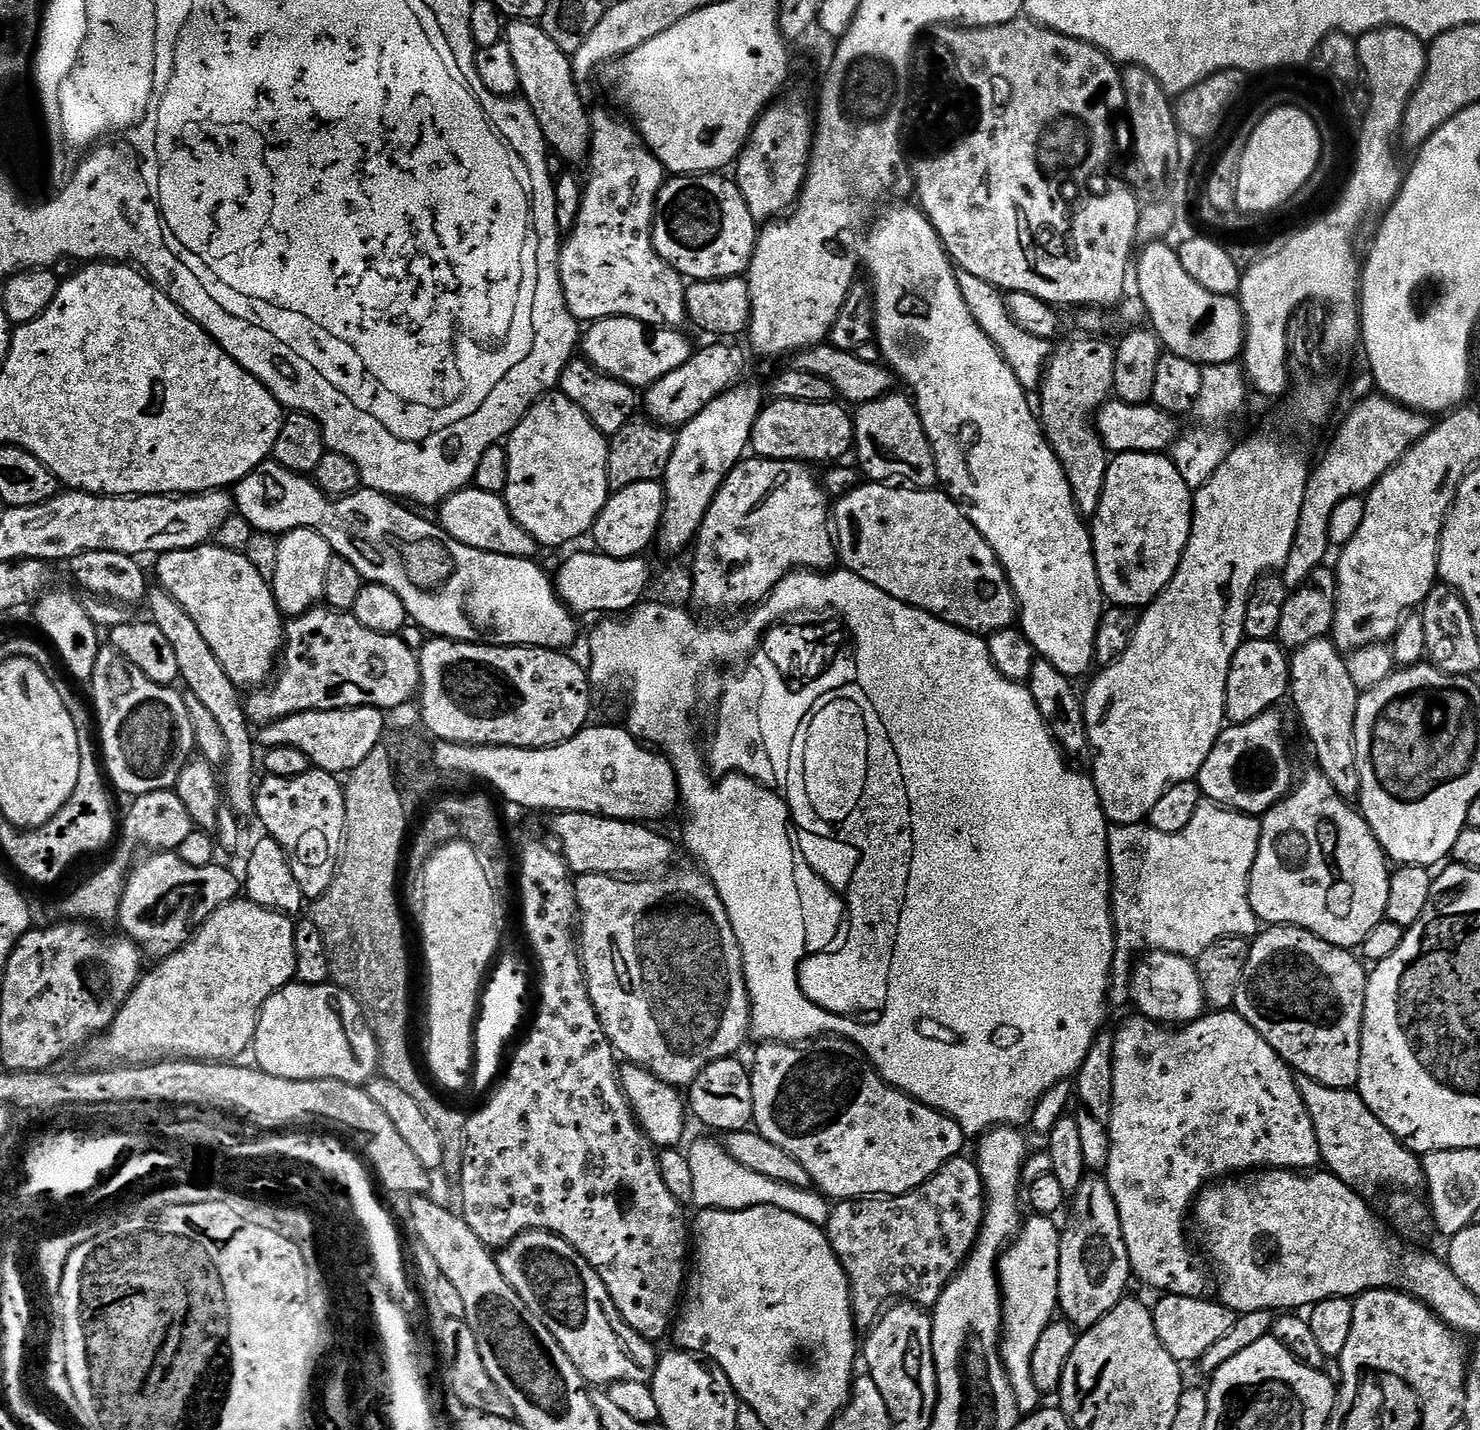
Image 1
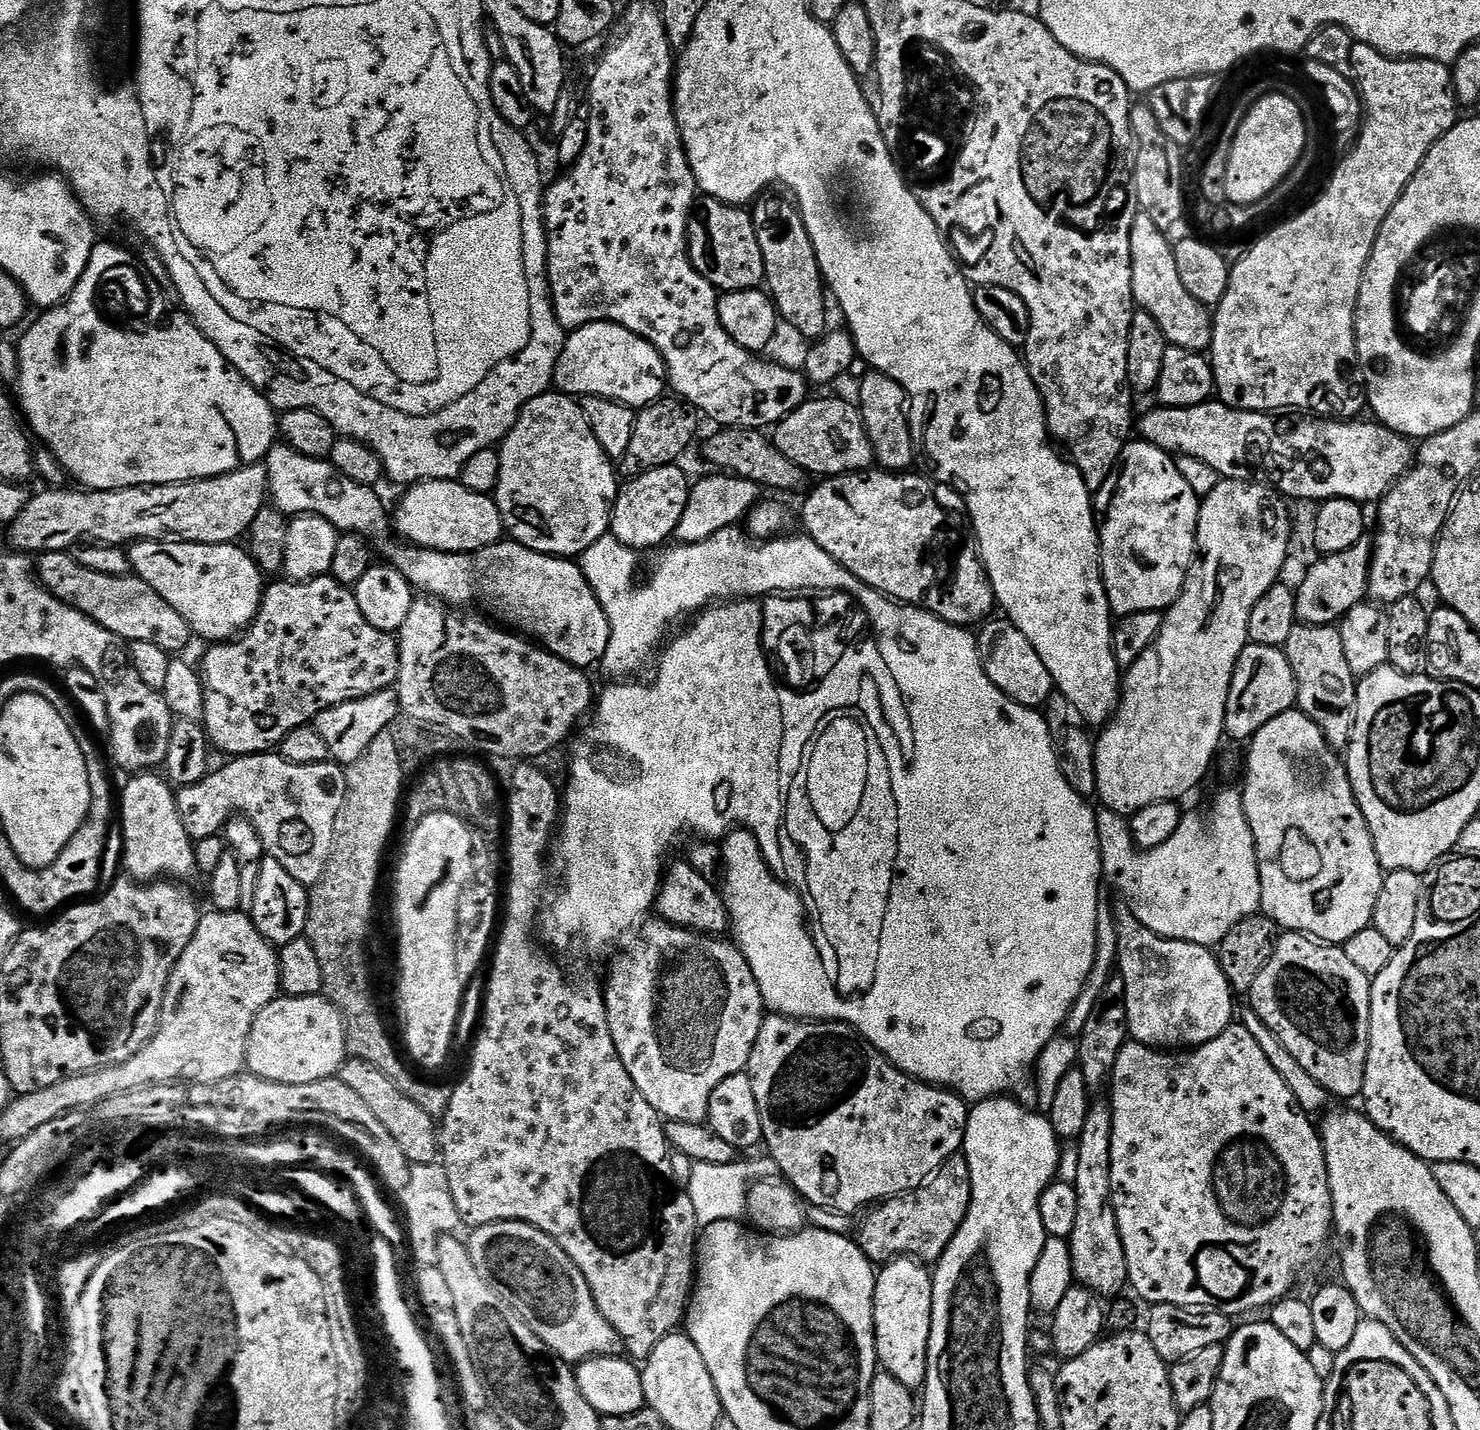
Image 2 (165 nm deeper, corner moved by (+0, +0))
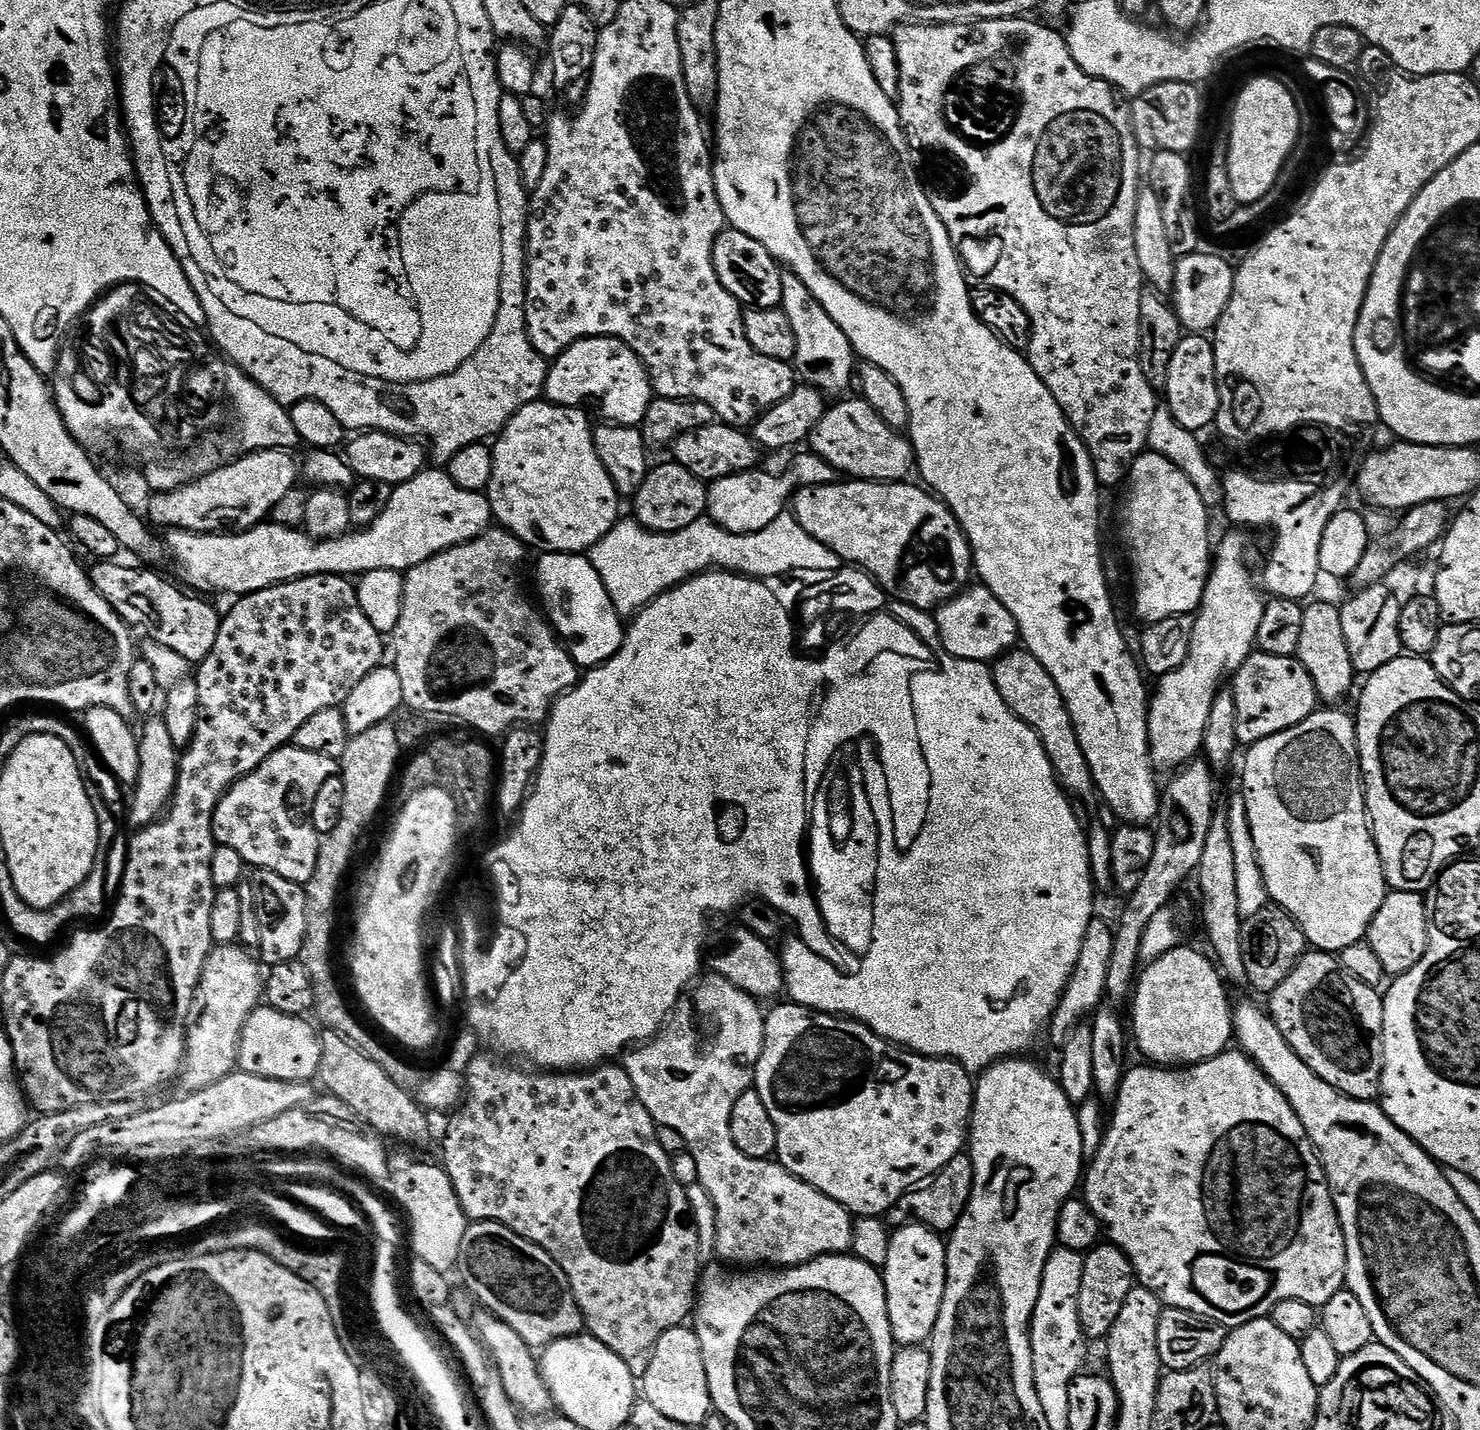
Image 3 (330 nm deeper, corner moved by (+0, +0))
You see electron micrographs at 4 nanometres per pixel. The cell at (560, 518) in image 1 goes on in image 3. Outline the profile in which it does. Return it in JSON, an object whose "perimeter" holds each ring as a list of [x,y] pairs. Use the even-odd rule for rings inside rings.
{"perimeter":[[[537,402],[522,406],[495,437],[491,445],[494,470],[486,489],[492,503],[492,515],[507,531],[544,552],[587,553],[621,519],[622,497],[616,491],[598,450],[594,450],[594,427],[589,413],[582,408],[564,408],[561,404]]]}

